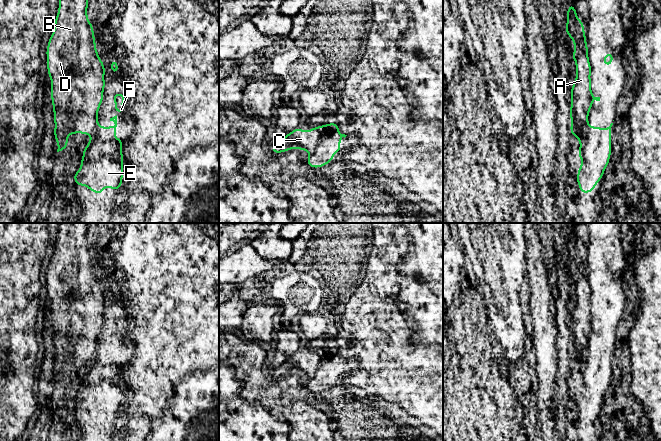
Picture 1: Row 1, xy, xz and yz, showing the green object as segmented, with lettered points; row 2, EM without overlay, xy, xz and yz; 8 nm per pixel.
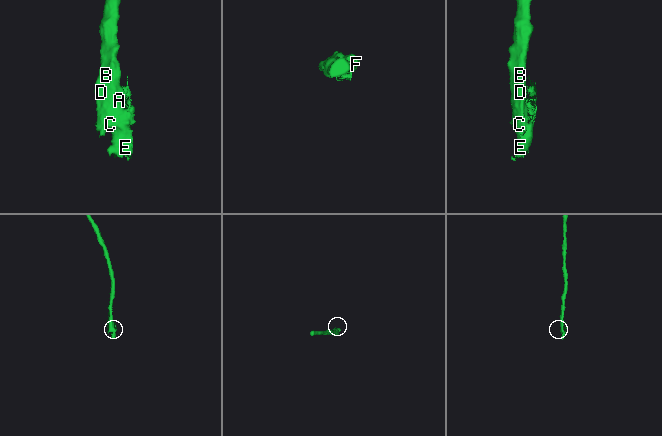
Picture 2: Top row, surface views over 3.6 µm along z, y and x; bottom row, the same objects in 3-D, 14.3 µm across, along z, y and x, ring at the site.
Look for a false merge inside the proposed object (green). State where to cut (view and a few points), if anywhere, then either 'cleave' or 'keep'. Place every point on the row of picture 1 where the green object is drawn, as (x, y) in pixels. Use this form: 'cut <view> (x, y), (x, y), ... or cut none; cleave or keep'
cut yz (571, 105), (574, 111), (572, 126), (579, 136); cleave

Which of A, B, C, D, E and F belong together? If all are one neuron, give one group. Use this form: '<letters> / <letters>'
A B C D / E F

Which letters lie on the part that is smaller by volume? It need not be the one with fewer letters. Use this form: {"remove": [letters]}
{"remove": ["E", "F"]}

